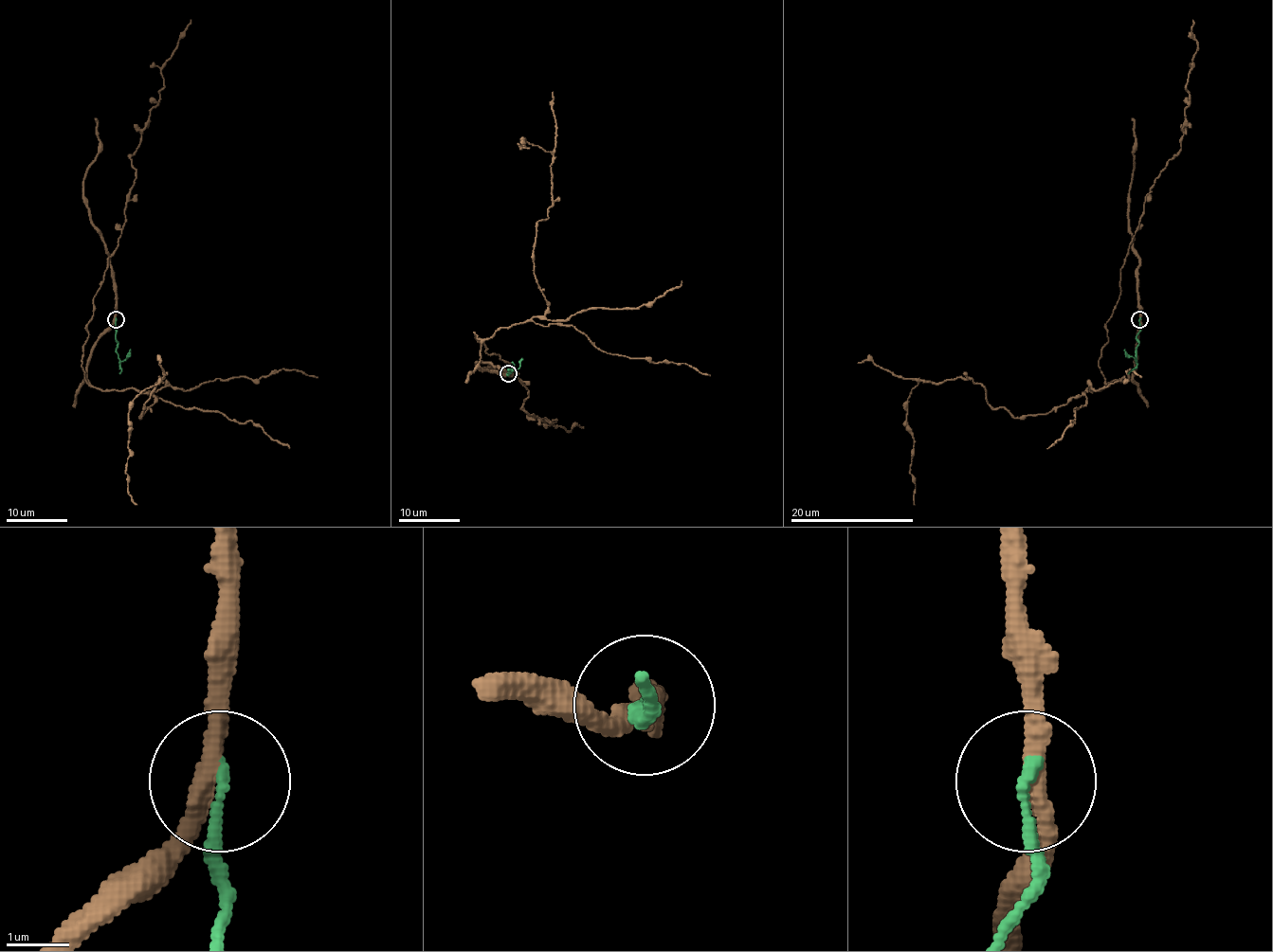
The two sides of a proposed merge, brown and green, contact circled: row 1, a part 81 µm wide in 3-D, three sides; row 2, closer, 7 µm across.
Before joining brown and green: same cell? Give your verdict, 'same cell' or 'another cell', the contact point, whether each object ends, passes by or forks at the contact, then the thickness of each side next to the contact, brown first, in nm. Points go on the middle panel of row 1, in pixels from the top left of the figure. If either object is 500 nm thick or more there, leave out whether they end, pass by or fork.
another cell | (508, 373) | brown passes by | green ends | 300/200 nm

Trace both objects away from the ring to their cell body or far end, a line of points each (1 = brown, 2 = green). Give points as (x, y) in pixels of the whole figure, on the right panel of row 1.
1: (1139, 320), (1134, 375), (1106, 382), (1098, 358), (1119, 271), (1144, 197), (1181, 145), (1196, 46), (1192, 20)
2: (1139, 320), (1136, 360), (1124, 350)

